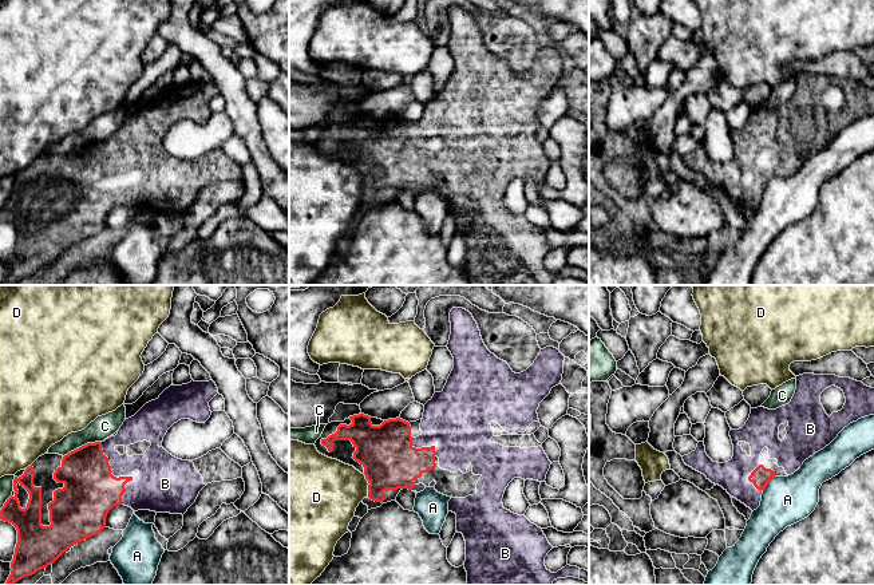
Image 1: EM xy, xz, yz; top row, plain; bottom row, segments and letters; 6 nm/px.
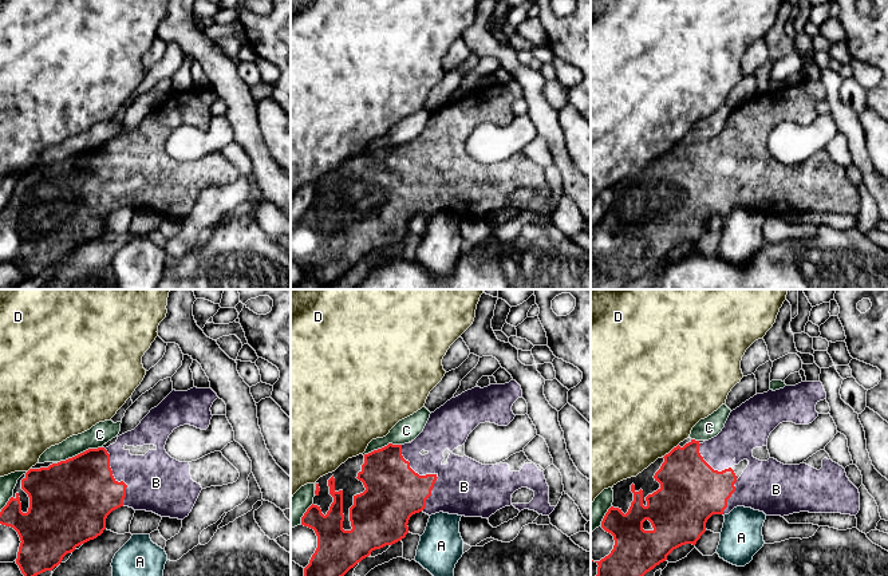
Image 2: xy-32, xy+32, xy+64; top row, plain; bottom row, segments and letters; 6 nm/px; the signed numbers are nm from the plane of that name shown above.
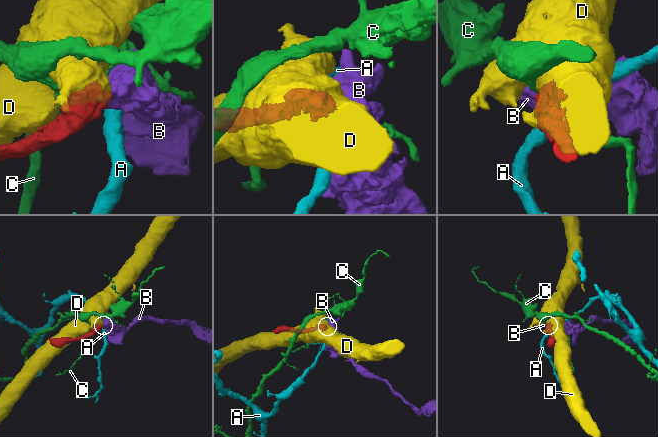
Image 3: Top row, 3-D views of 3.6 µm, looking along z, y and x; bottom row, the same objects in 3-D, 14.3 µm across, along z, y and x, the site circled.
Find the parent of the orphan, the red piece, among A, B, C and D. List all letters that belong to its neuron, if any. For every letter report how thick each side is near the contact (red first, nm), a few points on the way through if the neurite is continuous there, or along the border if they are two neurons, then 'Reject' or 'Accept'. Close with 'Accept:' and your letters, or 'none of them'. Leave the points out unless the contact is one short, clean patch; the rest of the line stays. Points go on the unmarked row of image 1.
A: Thickness 120 nm (red) against 280 nm. Boundary: yz (775, 177), (763, 192). Reject
B: Thickness 320 nm (red) against 300 nm. Accept
C: Thickness 300 nm (red) against 140 nm. Reject
D: Thickness 320 nm (red) against 380 nm. Reject
Accept: B

